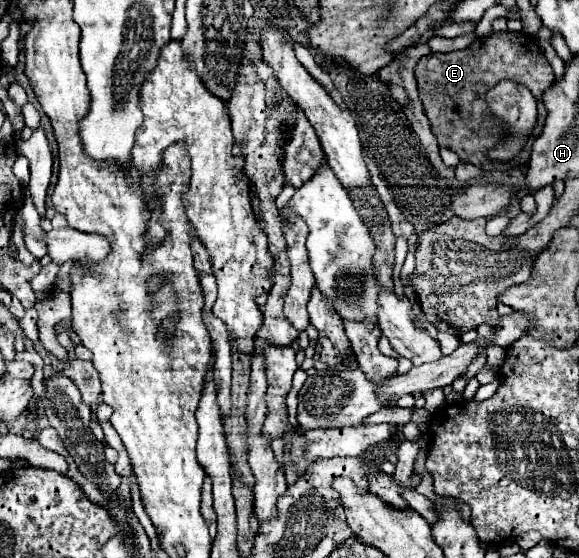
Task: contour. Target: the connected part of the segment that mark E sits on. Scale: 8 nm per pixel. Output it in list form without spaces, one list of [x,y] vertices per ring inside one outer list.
[[[492,33],[490,37],[476,39],[464,51],[452,53],[430,53],[422,57],[416,65],[416,81],[420,89],[420,99],[424,103],[426,115],[432,125],[432,133],[438,139],[440,147],[452,149],[460,161],[472,163],[486,171],[506,171],[530,161],[532,147],[524,147],[520,155],[507,162],[488,161],[488,149],[500,141],[500,125],[492,121],[492,113],[488,113],[488,105],[484,105],[484,97],[492,85],[510,79],[526,85],[538,101],[538,121],[532,131],[532,143],[542,133],[546,107],[542,103],[542,93],[554,83],[554,73],[544,57],[538,41],[528,37],[526,33]]]

